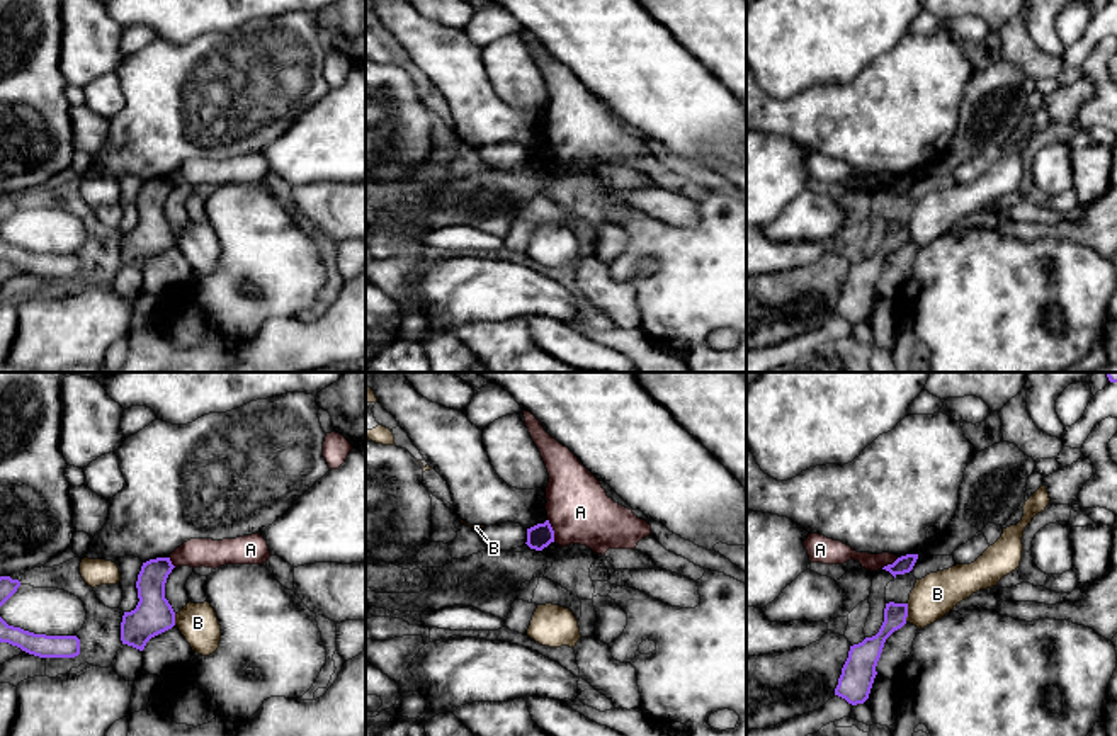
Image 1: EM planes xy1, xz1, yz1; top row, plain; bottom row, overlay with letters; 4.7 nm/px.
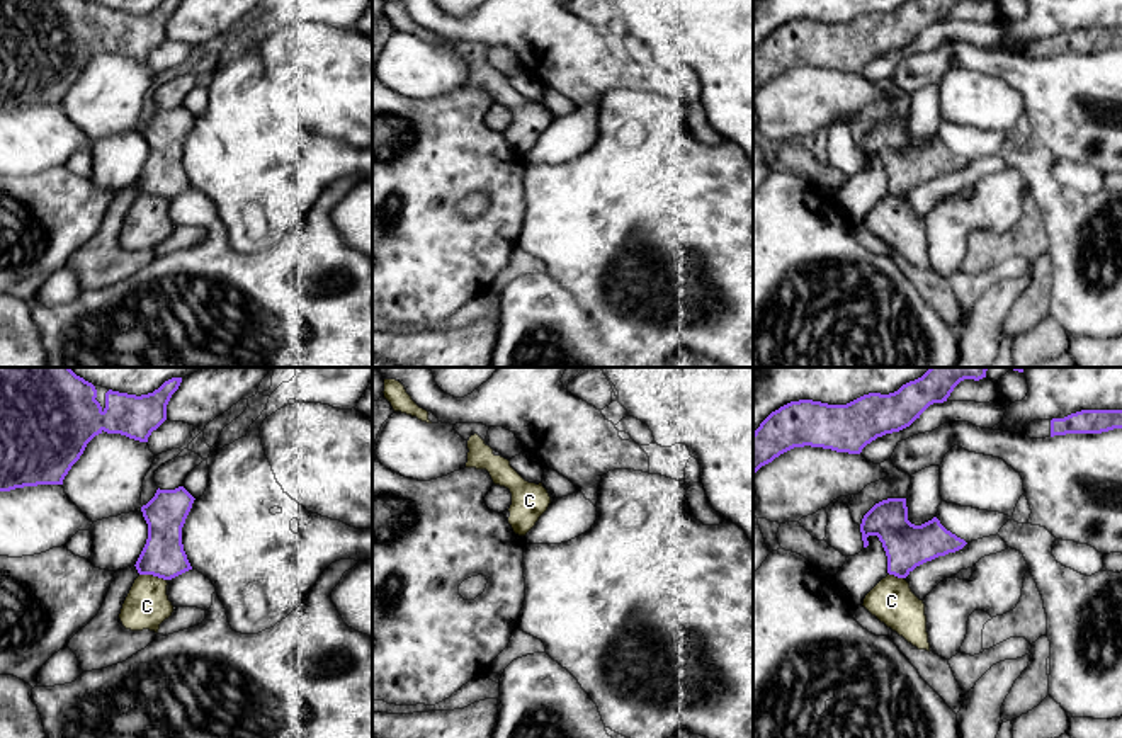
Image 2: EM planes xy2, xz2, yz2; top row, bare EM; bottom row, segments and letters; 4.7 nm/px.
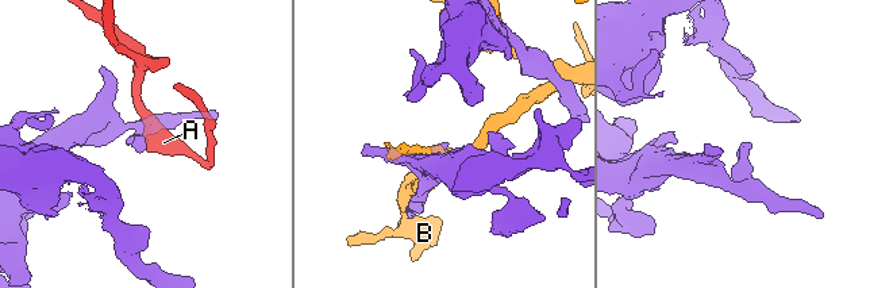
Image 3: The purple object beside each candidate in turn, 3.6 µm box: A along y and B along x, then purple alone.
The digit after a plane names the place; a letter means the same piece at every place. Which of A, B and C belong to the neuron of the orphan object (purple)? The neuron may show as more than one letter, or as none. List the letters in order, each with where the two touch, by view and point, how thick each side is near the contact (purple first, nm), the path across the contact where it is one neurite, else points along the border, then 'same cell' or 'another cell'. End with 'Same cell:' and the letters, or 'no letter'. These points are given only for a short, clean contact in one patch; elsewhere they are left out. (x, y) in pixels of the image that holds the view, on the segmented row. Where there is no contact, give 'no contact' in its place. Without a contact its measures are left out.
A: meets purple in xz1 at (553, 531); 120 nm thick on the purple side, 300 nm on the other; border along xz1 (548, 519), (555, 541); another cell
B: meets purple in yz1 at (907, 612); 110 nm thick on the purple side, 200 nm on the other; another cell
C: meets purple in xy2 at (153, 575); 200 nm thick on the purple side, 220 nm on the other; runs through xy2 (164, 556), (155, 565), (153, 575), (147, 606); same cell
Same cell: C

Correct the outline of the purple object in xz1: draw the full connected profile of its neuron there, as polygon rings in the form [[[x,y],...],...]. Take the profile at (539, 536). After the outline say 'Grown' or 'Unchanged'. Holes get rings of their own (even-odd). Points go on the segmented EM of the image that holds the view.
[[[549,520],[527,529],[527,542],[525,544],[530,549],[542,551],[551,542],[554,542],[554,530],[553,530]]]. Unchanged

